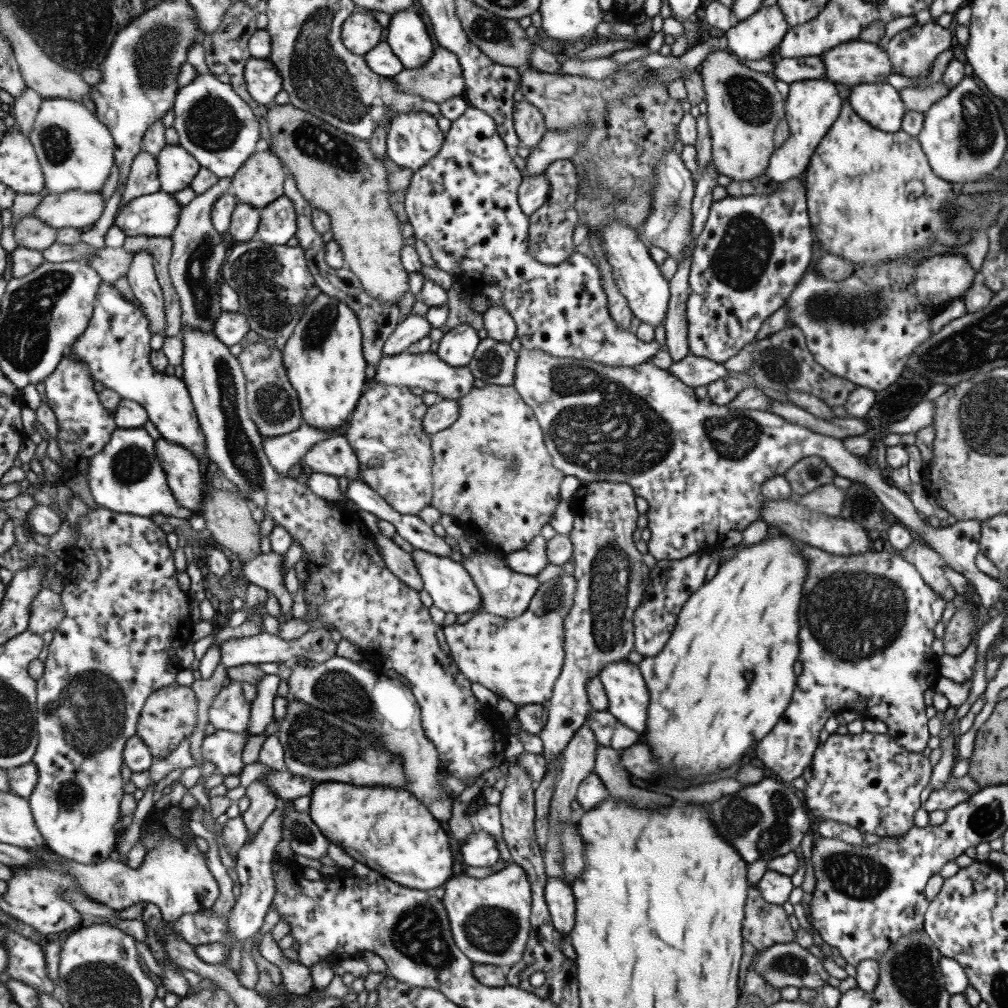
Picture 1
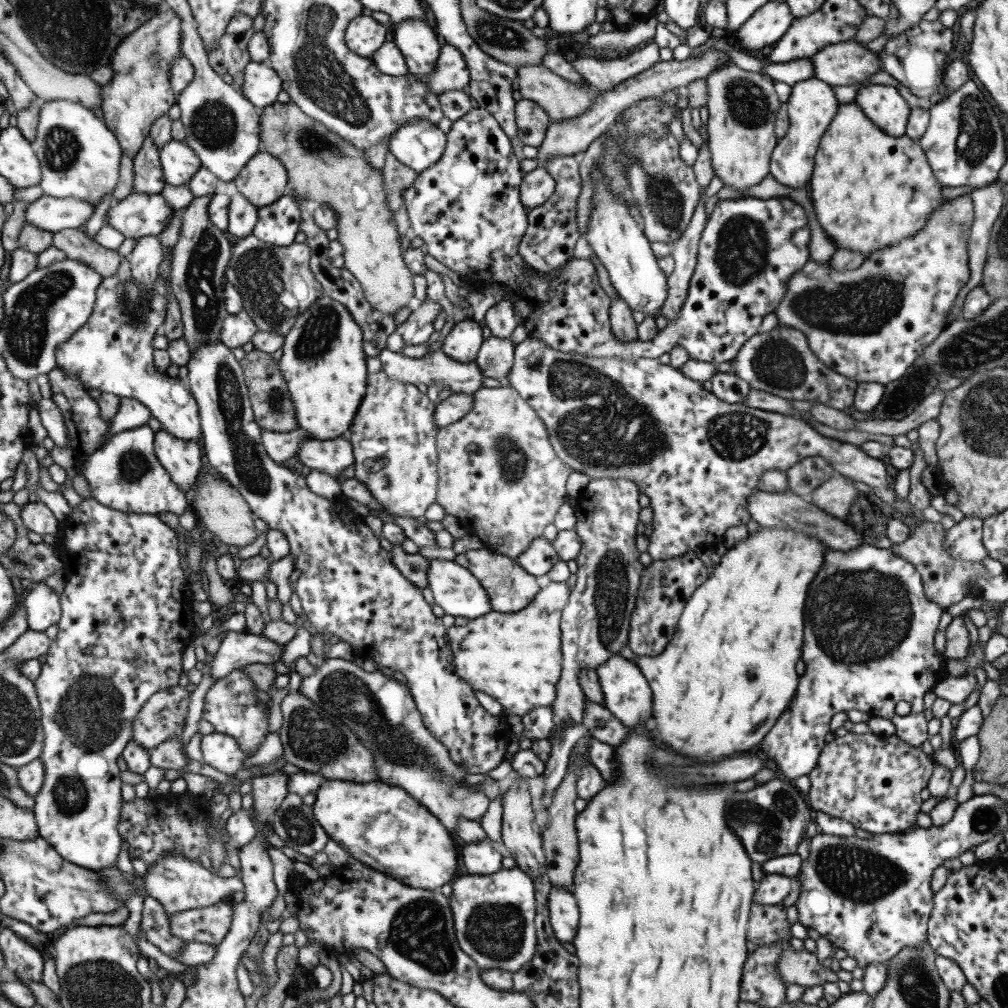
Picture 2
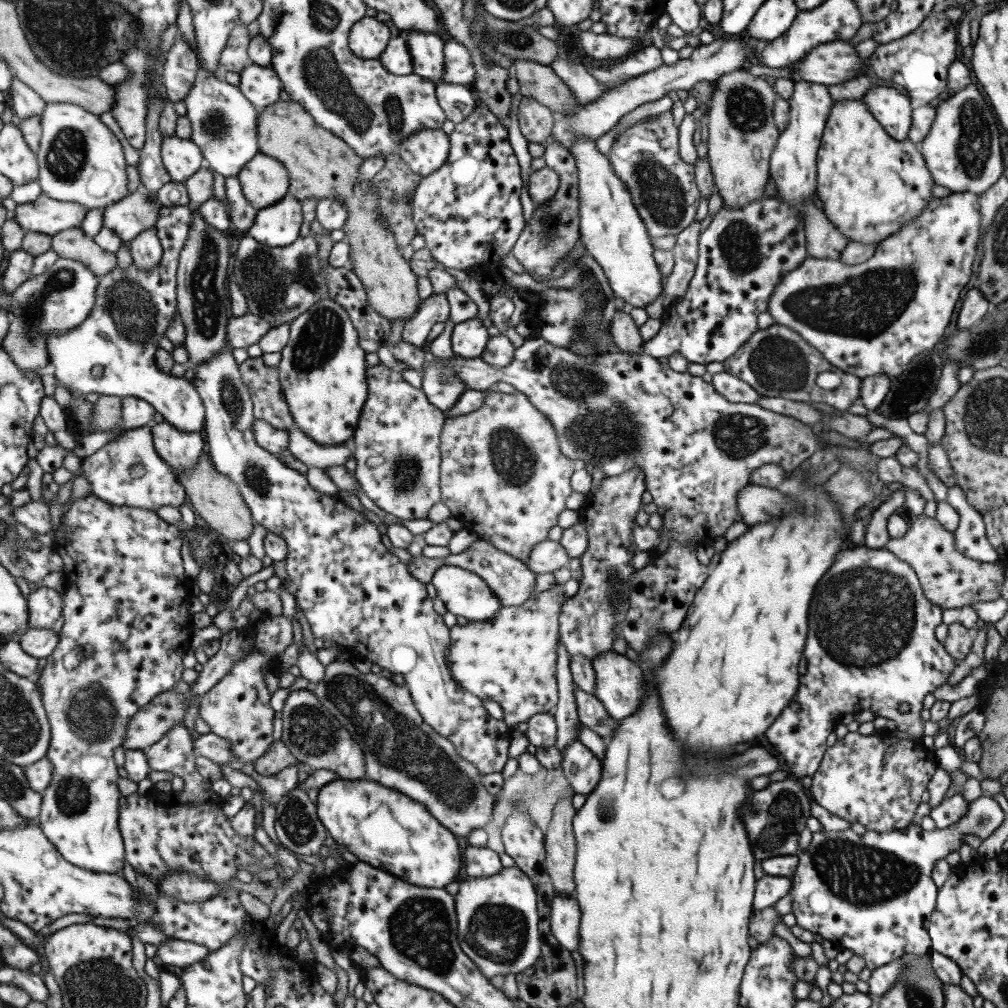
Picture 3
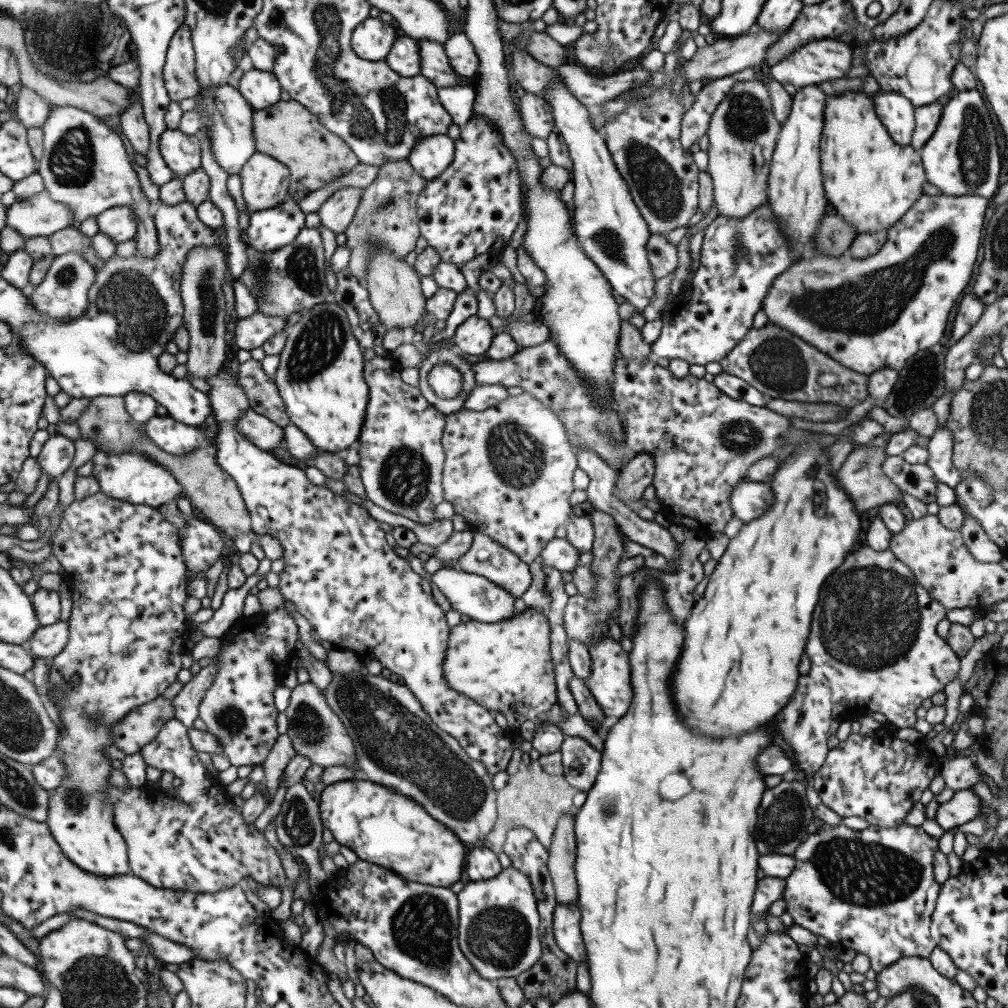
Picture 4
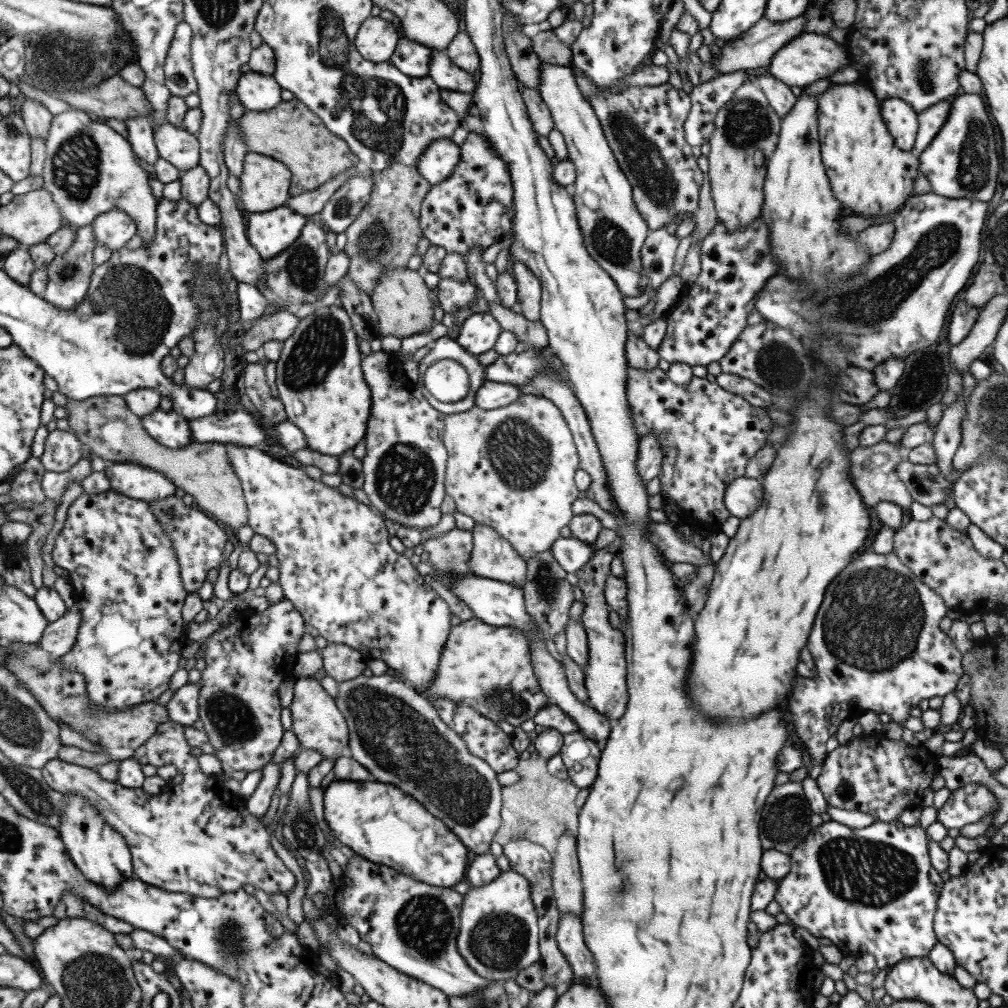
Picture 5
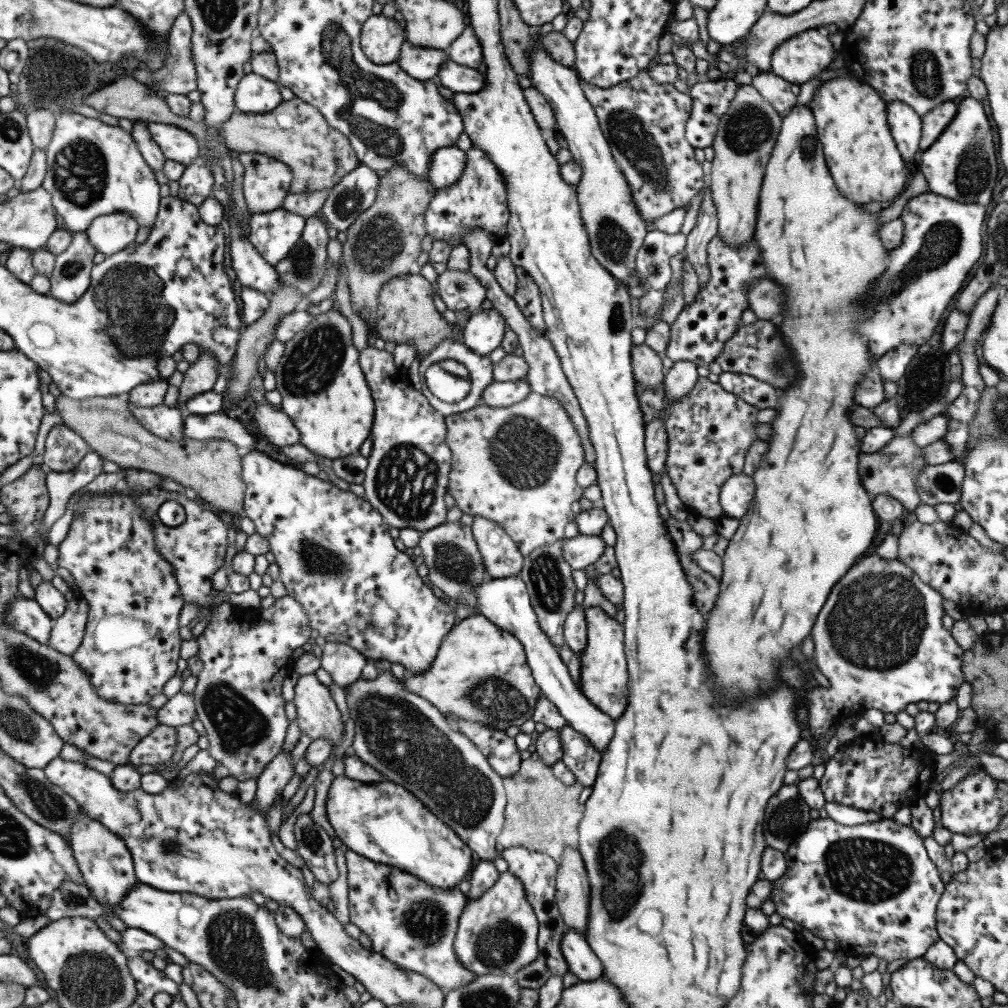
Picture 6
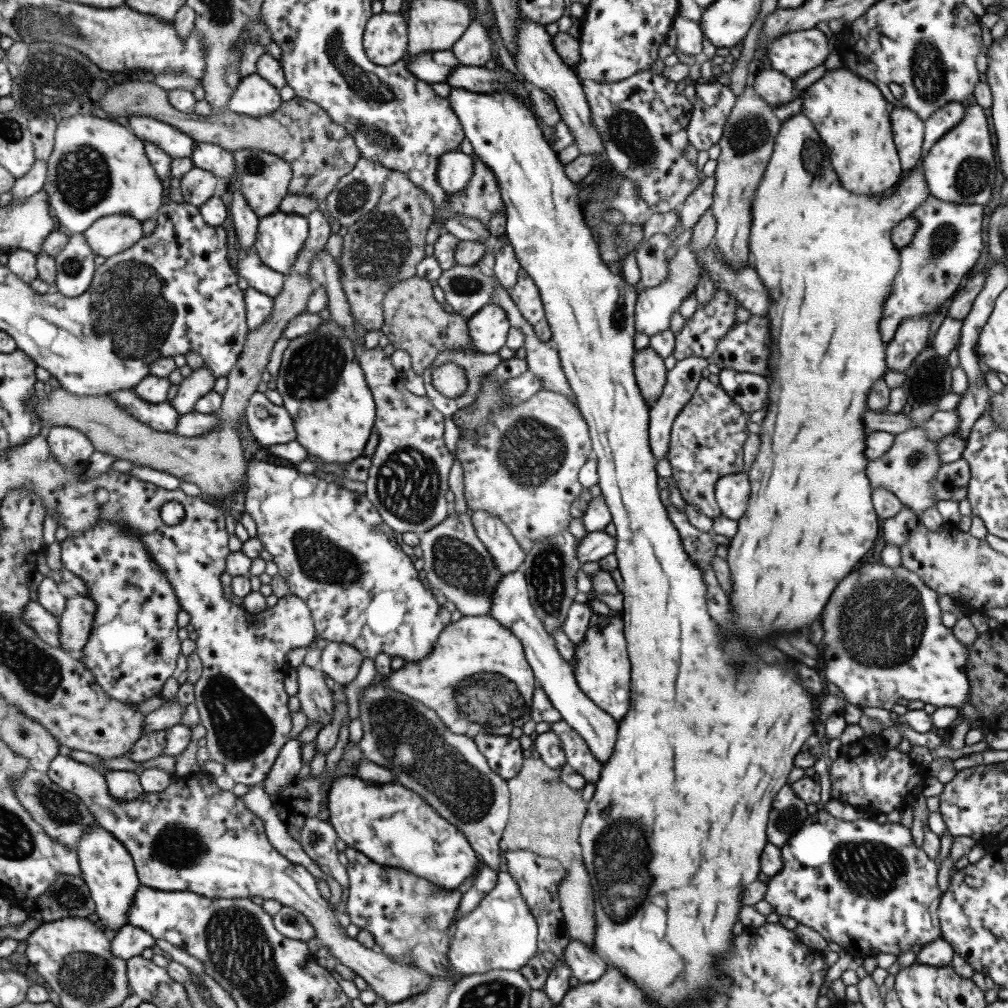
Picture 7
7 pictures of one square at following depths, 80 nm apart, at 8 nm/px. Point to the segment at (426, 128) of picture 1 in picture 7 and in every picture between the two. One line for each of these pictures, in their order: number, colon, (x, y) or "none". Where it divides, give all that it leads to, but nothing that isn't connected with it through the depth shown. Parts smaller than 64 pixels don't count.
2: (419, 144)
3: (425, 151)
4: (430, 155)
5: (435, 164)
6: (446, 163)
7: (454, 169)

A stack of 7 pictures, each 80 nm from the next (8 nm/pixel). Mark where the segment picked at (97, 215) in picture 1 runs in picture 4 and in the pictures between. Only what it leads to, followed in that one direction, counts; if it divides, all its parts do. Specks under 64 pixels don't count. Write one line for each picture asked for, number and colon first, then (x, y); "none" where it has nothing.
2: (55, 214)
3: (46, 215)
4: (40, 215)

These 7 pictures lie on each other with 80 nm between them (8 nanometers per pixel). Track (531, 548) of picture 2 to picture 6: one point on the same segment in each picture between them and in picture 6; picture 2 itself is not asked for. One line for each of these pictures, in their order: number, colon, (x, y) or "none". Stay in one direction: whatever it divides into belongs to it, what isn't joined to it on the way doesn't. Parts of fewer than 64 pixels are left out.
3: (546, 556)
4: (557, 553)
5: (570, 553)
6: (580, 551)

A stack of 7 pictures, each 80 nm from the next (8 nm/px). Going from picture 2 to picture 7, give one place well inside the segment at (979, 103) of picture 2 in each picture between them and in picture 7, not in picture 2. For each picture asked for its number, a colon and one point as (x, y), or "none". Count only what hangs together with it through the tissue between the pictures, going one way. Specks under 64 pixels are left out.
3: (962, 151)
4: (960, 157)
5: (960, 161)
6: (960, 165)
7: (959, 168)

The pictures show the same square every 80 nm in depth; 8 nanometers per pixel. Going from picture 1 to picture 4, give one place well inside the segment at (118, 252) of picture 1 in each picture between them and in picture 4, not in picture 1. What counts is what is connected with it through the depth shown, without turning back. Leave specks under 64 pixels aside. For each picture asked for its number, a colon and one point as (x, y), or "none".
2: (80, 245)
3: (75, 243)
4: (71, 240)

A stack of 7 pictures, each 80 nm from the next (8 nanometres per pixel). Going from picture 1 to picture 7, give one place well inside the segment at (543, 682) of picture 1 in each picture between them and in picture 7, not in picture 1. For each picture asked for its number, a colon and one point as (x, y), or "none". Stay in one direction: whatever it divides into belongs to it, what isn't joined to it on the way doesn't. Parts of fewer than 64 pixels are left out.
2: (515, 658)
3: (510, 658)
4: (505, 666)
5: (489, 668)
6: (479, 672)
7: (476, 679)

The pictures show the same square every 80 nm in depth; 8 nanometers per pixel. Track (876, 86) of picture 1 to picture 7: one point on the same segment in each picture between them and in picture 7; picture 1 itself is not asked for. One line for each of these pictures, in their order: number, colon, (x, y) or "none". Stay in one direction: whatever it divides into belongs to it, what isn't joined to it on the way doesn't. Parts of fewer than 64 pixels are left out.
2: (883, 105)
3: (892, 110)
4: (896, 113)
5: (900, 119)
6: (904, 125)
7: (907, 129)

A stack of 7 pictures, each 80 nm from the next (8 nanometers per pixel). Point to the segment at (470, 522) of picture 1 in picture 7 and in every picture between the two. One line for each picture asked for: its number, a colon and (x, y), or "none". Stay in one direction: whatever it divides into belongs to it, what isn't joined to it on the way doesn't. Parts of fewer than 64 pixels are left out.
2: (497, 474)
3: (502, 474)
4: (507, 470)
5: (511, 468)
6: (516, 466)
7: (523, 468)

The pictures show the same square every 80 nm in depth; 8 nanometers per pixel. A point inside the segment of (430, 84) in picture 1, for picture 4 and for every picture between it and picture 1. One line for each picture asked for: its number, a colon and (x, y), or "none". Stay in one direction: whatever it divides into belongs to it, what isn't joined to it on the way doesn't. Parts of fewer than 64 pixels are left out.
2: (450, 72)
3: (458, 69)
4: (463, 61)

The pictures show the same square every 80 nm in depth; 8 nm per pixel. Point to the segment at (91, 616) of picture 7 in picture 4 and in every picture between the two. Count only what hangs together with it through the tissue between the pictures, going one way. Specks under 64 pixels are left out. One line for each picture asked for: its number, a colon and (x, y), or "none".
4: (49, 641)
5: (59, 637)
6: (68, 631)

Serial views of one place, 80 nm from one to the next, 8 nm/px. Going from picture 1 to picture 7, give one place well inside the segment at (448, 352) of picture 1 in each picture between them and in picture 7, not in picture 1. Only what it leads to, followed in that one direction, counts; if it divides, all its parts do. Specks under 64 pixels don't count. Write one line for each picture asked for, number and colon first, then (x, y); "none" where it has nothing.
2: (462, 343)
3: (468, 340)
4: (473, 337)
5: (478, 333)
6: (483, 332)
7: (488, 327)

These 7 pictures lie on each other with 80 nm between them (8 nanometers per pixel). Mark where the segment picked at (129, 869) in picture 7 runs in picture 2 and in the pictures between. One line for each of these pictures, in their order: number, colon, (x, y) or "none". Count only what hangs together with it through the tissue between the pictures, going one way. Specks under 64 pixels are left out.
2: (126, 617)
3: (126, 625)
4: (123, 563)
5: (98, 850)
6: (107, 865)

